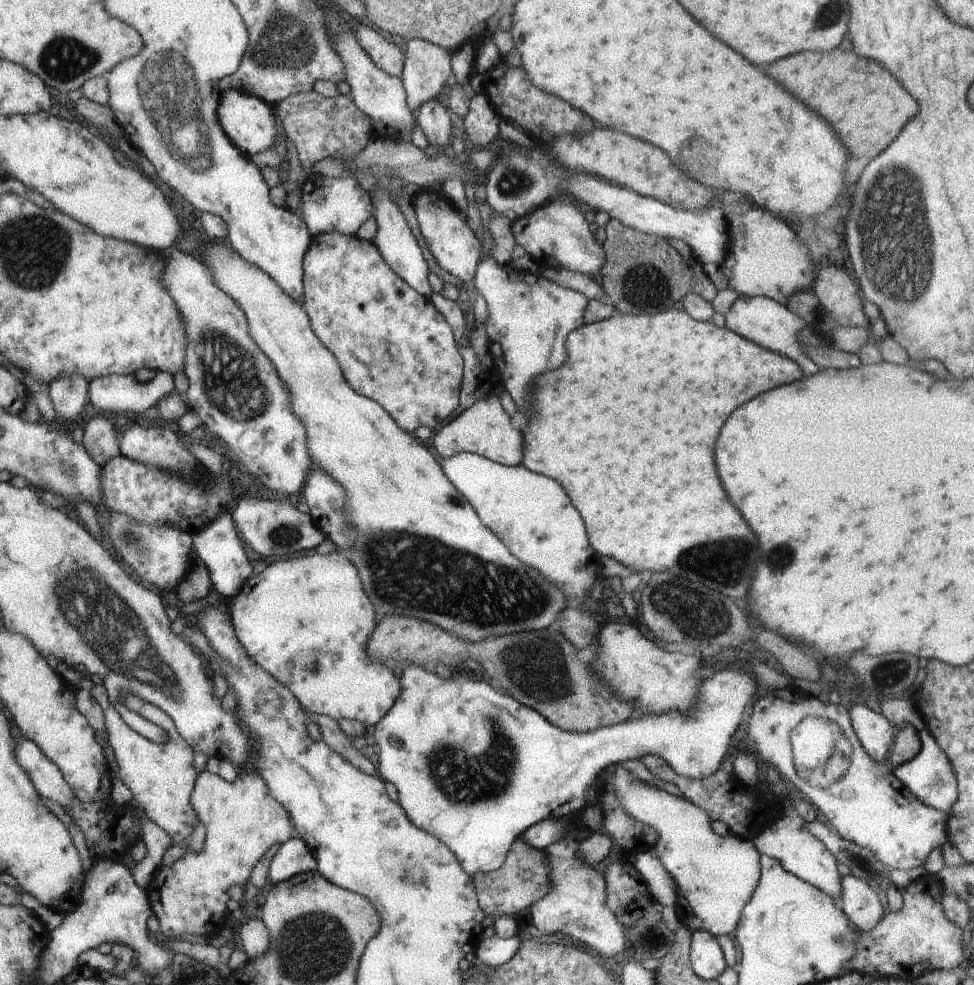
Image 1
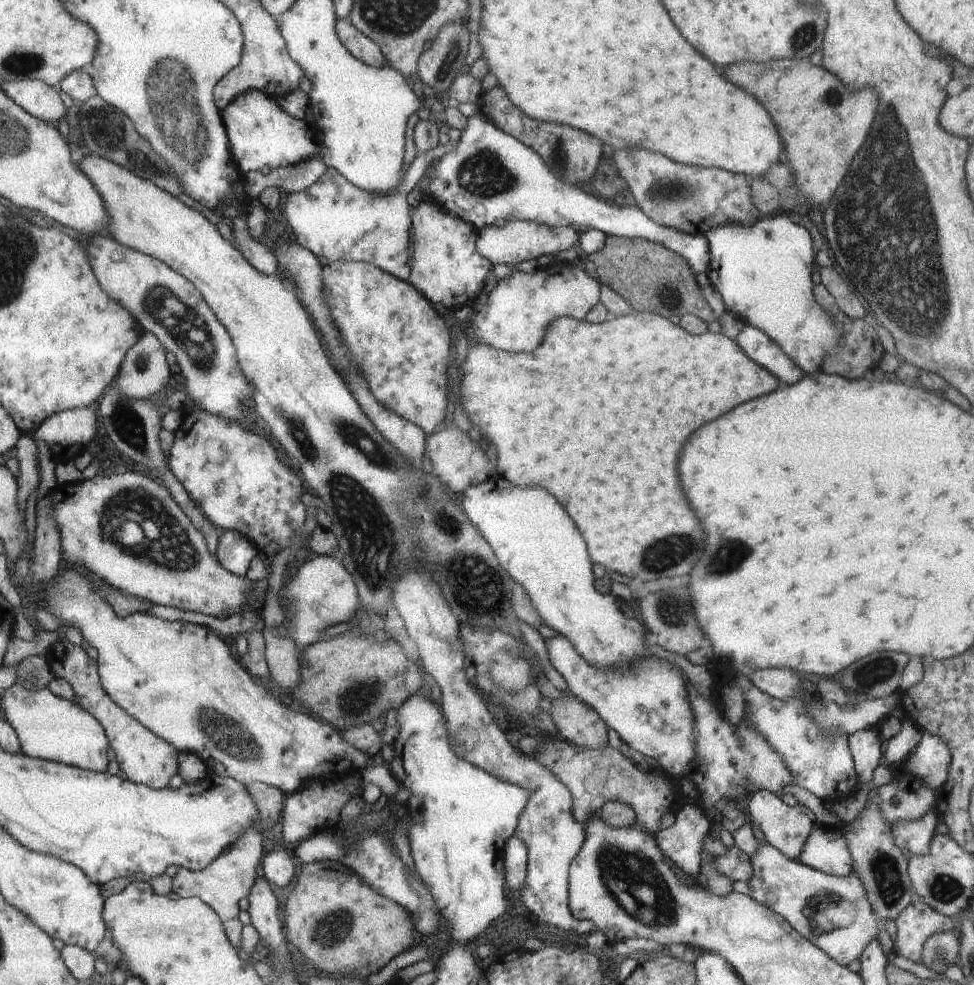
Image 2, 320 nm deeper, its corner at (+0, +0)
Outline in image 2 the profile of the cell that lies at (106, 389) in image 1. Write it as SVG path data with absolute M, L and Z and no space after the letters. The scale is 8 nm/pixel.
M144 330L128 350L117 376L117 387L125 398L146 400L156 393L167 396L171 372L166 363L166 353L158 337Z

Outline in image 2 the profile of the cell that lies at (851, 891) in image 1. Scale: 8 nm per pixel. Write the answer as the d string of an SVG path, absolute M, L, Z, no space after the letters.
M817 823L806 838L797 861L834 876L846 876L853 870L852 855L840 828Z

